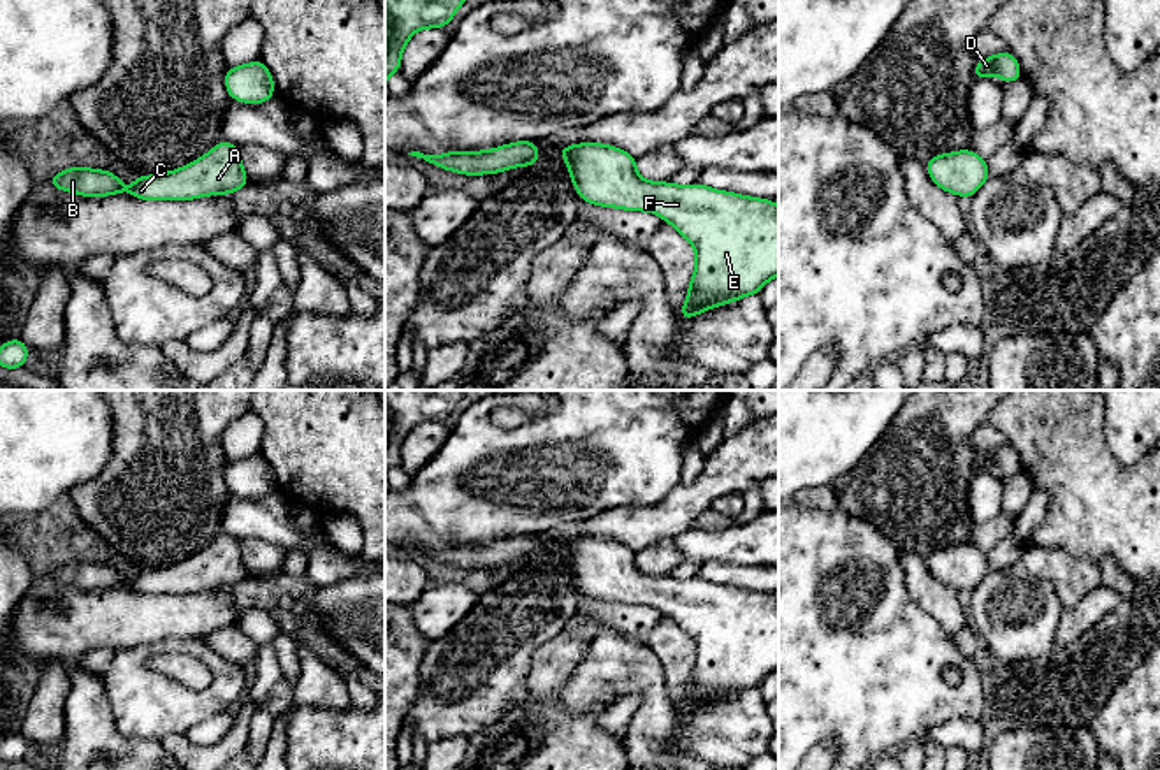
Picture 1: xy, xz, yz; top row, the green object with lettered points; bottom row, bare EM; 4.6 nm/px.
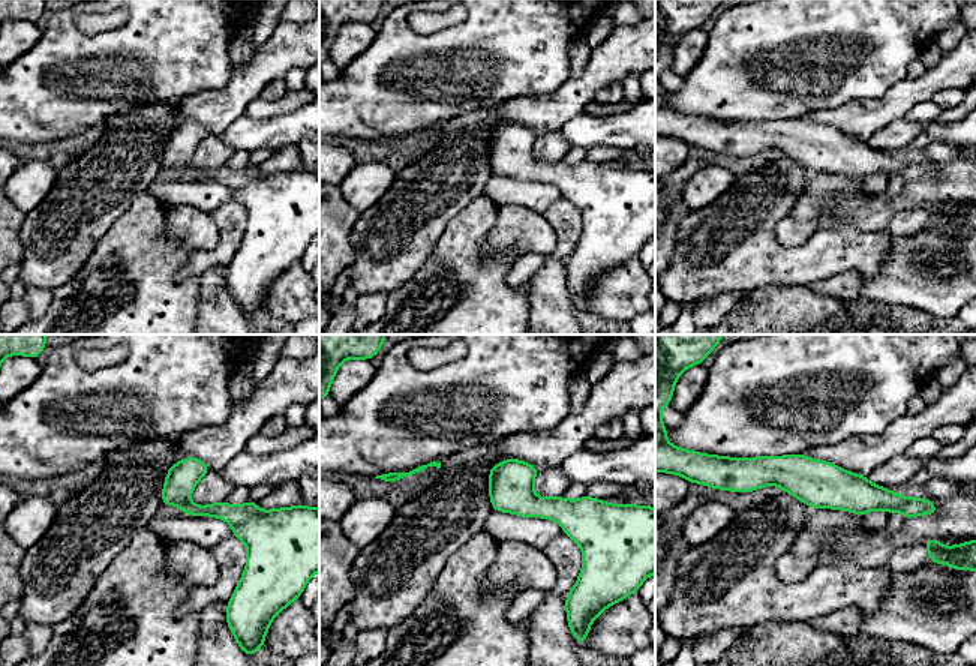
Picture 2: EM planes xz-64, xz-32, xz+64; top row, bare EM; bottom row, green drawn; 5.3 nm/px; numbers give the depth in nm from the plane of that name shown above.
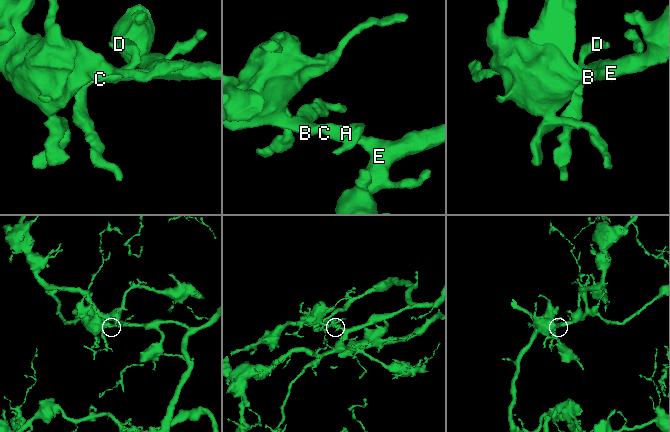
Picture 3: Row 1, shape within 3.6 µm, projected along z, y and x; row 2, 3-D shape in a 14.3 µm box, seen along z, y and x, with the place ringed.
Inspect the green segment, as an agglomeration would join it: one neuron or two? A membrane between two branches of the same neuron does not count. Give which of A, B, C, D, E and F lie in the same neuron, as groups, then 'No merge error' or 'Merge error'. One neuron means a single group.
Groups: A B C D E F. No merge error

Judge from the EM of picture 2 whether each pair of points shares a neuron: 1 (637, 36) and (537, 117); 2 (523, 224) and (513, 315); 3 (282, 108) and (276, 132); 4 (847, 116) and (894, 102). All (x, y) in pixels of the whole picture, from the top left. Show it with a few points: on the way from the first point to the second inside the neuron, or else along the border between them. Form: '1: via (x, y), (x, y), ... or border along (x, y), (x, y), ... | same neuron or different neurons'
1: via (612, 62), (583, 89), (576, 89), (562, 102) | same neuron
2: border along (485, 255), (504, 251), (514, 251), (520, 255) | different neurons
3: border along (303, 104), (267, 119), (246, 114) | different neurons
4: via (859, 116), (882, 111) | same neuron

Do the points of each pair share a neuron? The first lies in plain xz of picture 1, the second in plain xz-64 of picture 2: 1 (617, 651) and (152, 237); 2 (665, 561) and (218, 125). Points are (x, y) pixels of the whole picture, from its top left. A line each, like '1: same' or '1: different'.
1: different
2: different

